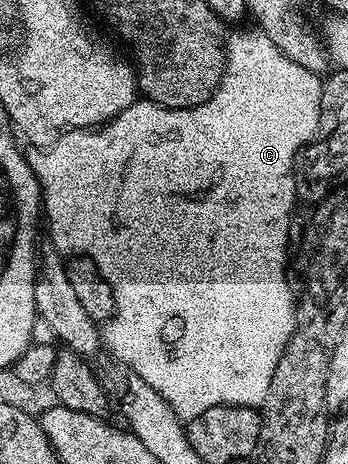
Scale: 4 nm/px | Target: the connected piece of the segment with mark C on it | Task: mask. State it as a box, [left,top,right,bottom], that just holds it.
[26,29,323,423]

